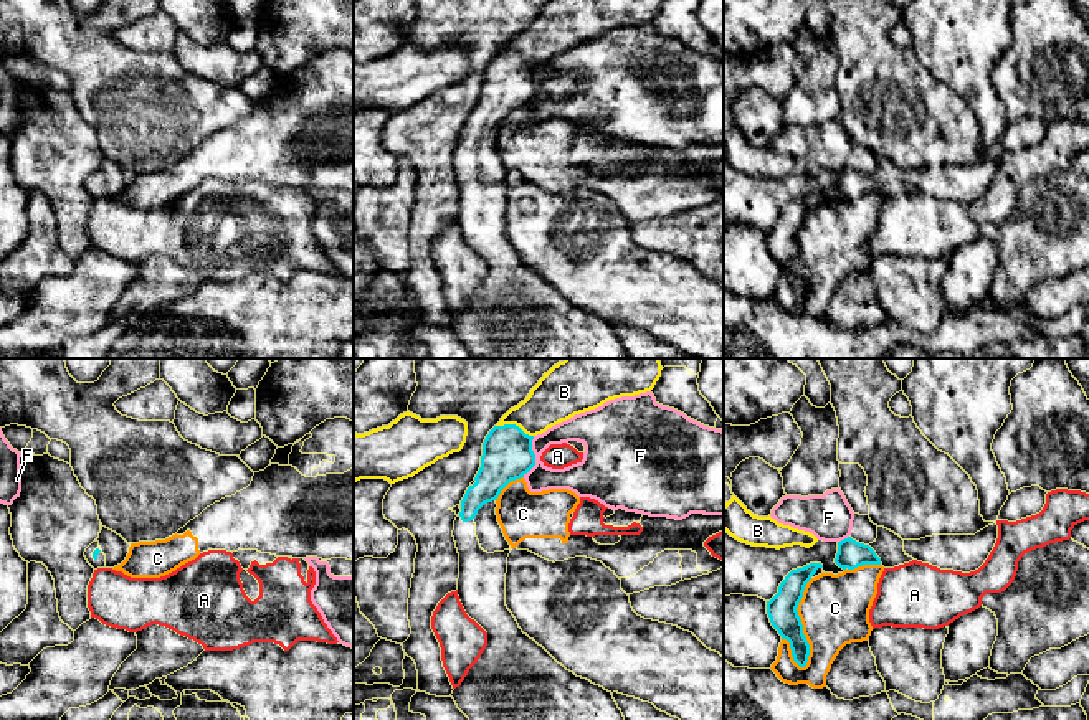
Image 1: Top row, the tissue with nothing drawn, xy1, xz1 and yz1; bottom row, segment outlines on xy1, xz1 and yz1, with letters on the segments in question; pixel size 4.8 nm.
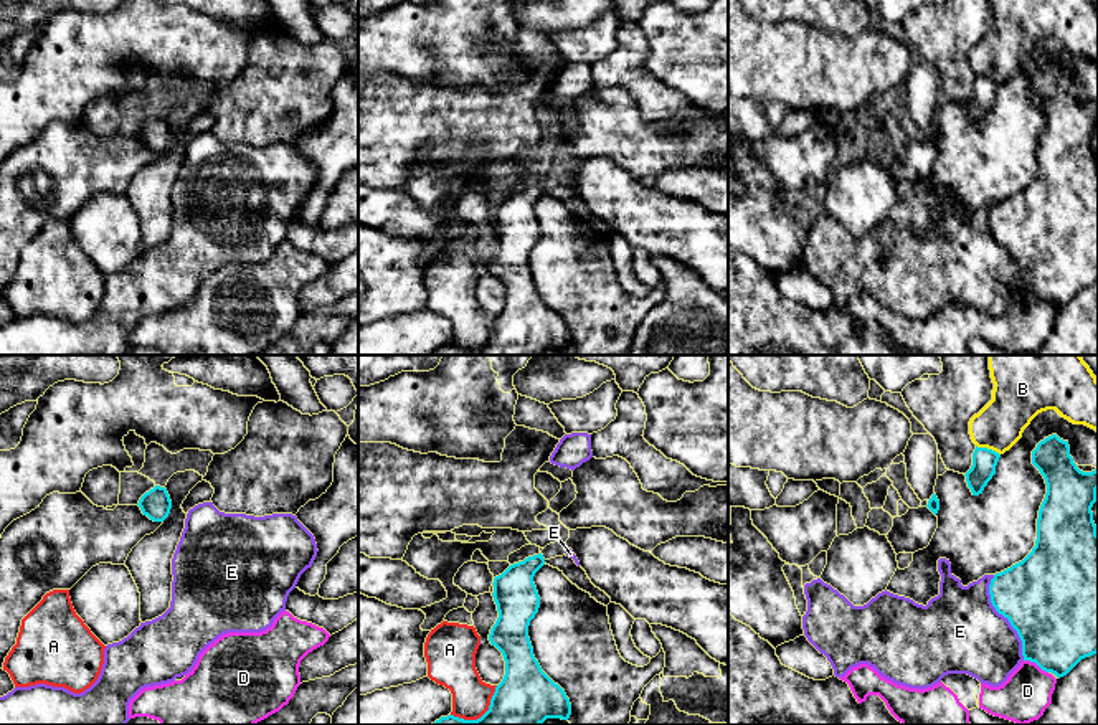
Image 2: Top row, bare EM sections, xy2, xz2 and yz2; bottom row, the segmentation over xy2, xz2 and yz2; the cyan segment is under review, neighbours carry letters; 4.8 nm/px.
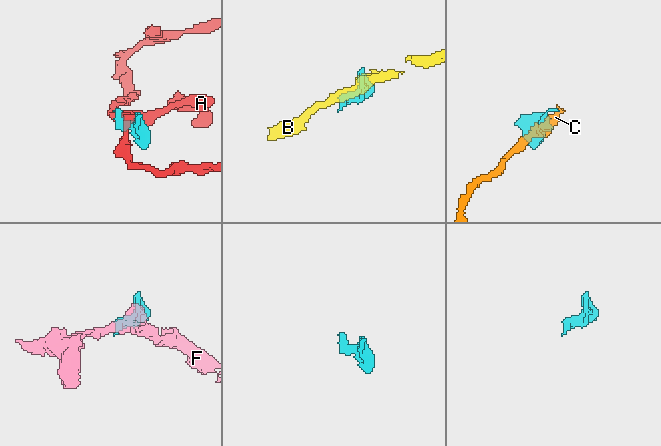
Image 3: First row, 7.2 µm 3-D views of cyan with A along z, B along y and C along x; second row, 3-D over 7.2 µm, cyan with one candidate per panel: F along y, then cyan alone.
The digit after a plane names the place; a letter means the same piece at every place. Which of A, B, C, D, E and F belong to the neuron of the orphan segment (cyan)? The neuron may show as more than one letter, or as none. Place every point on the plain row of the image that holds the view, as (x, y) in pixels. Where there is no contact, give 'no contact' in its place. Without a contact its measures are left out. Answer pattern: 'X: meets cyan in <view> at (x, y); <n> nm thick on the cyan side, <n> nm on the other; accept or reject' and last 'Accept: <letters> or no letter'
A: meets cyan in xz2 at (482, 345); 280 nm thick on the cyan side, 190 nm on the other; reject
B: meets cyan in xz1 at (514, 55); 240 nm thick on the cyan side, 240 nm on the other; reject
C: meets cyan in yz1 at (802, 255); 140 nm thick on the cyan side, 340 nm on the other; reject
D: meets cyan in yz2 at (1036, 293); 440 nm thick on the cyan side, 240 nm on the other; reject
E: meets cyan in yz2 at (1004, 246); 480 nm thick on the cyan side, 400 nm on the other; reject
F: meets cyan in xz1 at (534, 86); 240 nm thick on the cyan side, 150 nm on the other; reject
Accept: no letter

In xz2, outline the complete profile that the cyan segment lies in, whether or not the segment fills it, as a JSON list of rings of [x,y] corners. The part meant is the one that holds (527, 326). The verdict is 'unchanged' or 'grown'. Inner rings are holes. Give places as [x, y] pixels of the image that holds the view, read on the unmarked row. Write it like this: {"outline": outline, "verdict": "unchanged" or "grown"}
{"outline": [[[538,183],[494,208],[499,248],[489,271],[504,286],[505,306],[495,317],[489,340],[477,350],[447,345],[431,355],[542,355],[547,348],[570,348],[570,329],[542,301],[528,268],[530,251],[540,238],[533,206],[543,195],[545,188]]], "verdict": "unchanged"}

